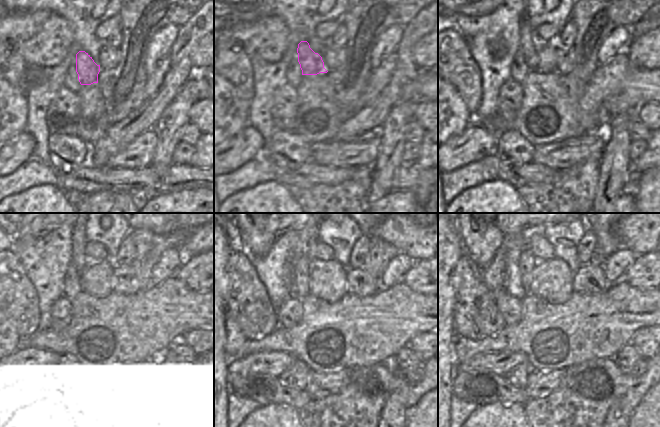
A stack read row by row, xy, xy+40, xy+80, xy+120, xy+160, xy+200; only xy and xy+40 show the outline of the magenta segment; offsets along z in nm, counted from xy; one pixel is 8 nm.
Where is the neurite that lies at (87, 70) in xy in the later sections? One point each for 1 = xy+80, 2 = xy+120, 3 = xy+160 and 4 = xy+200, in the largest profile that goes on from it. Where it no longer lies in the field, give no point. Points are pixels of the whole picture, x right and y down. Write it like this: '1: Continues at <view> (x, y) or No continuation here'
1: Continues at xy+80 (526, 45)
2: Continues at xy+120 (79, 241)
3: Continues at xy+160 (308, 235)
4: Continues at xy+200 (528, 233)

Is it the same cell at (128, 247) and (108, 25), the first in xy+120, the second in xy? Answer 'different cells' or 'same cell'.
different cells

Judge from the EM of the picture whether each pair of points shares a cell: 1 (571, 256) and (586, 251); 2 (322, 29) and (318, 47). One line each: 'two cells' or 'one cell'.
1: two cells
2: one cell

